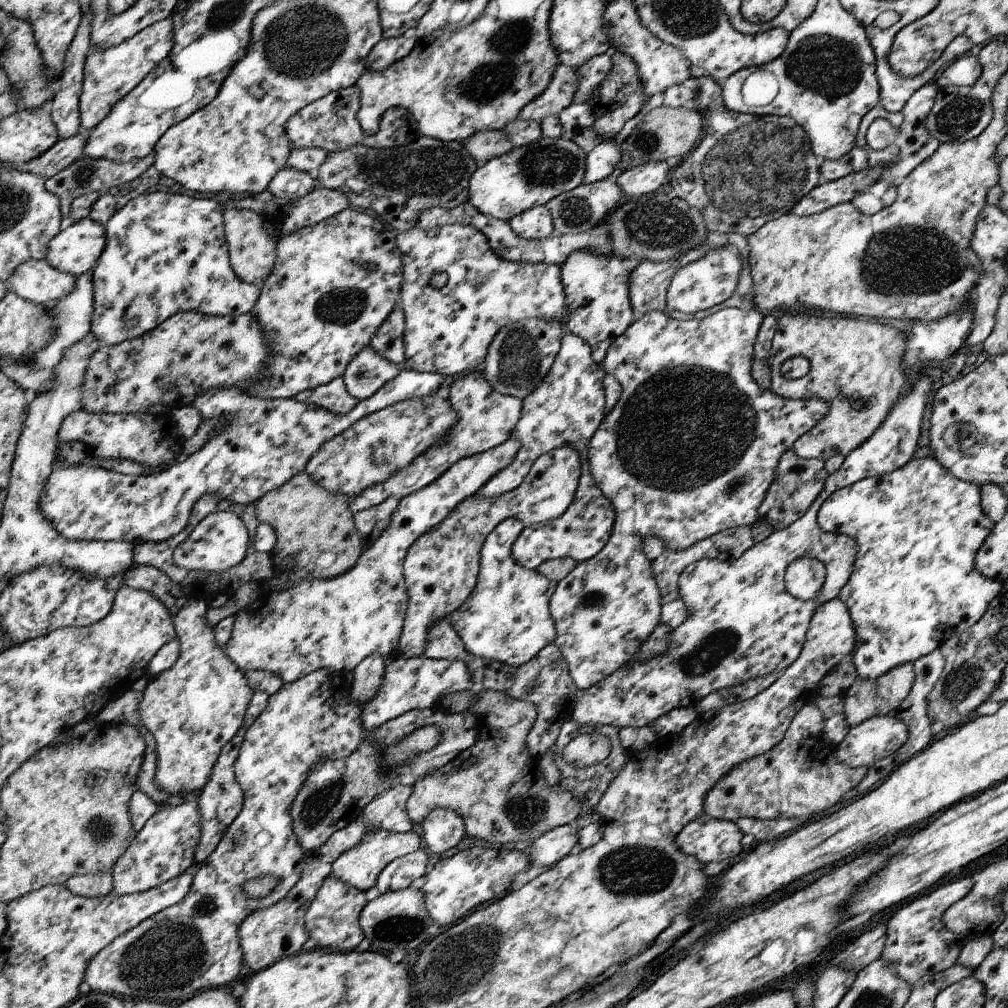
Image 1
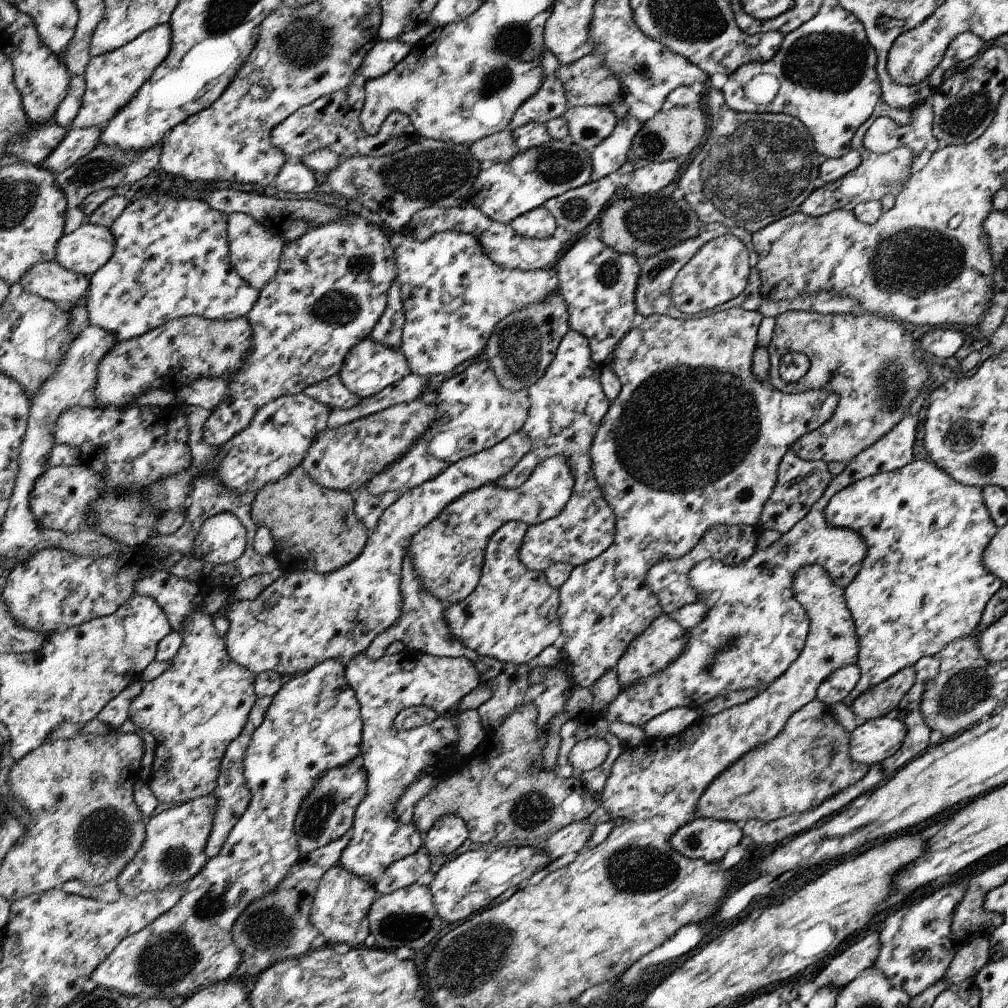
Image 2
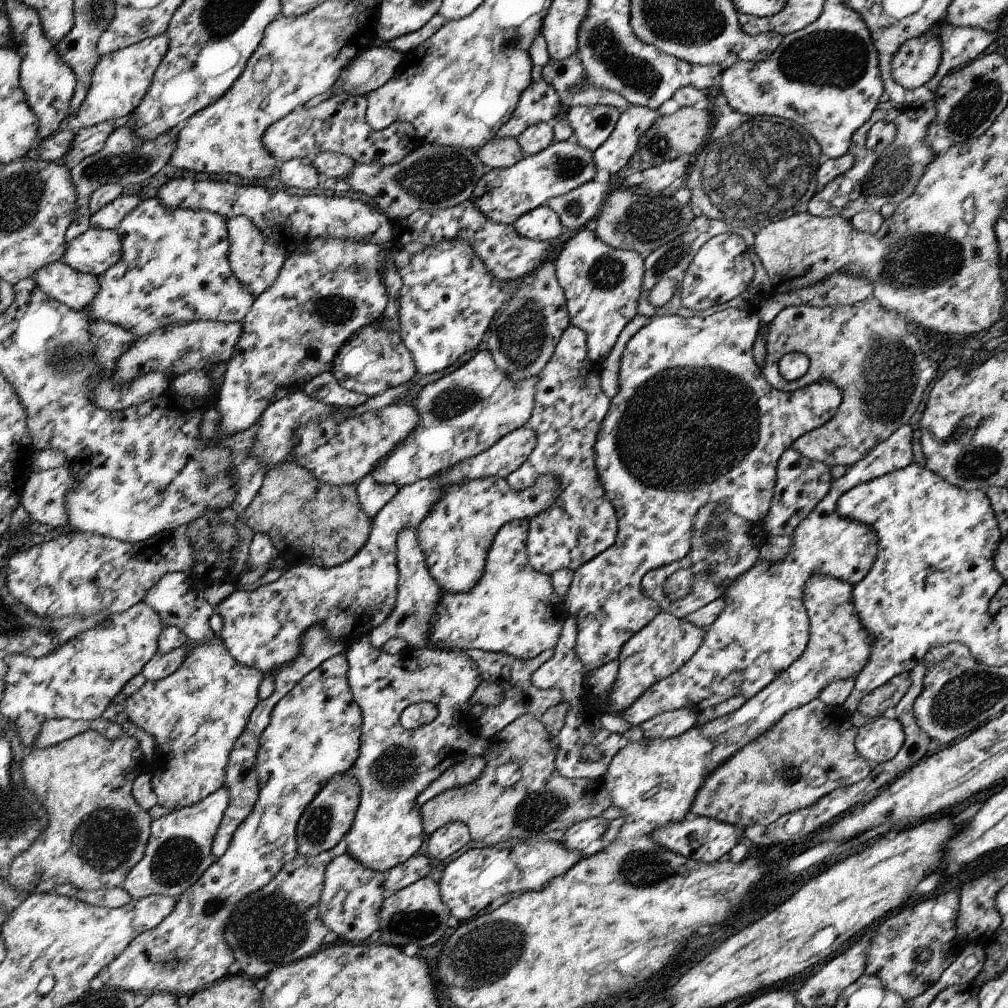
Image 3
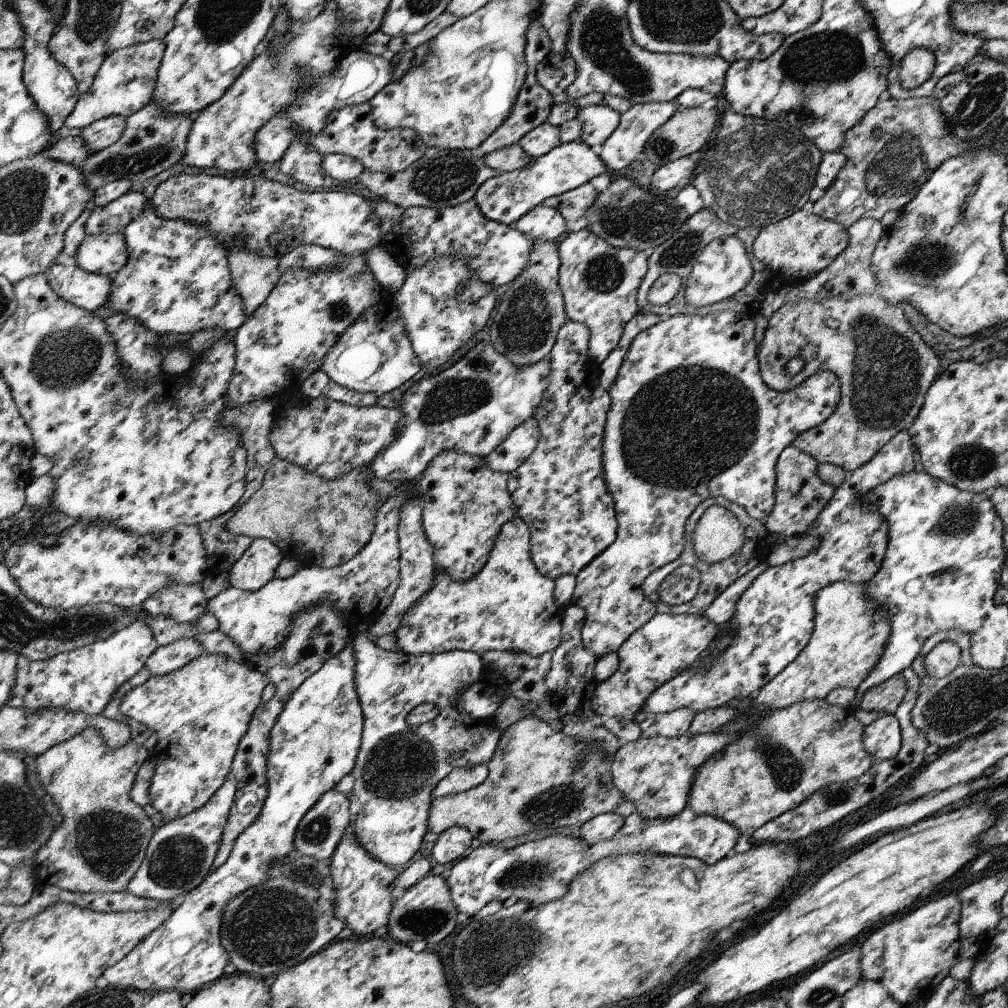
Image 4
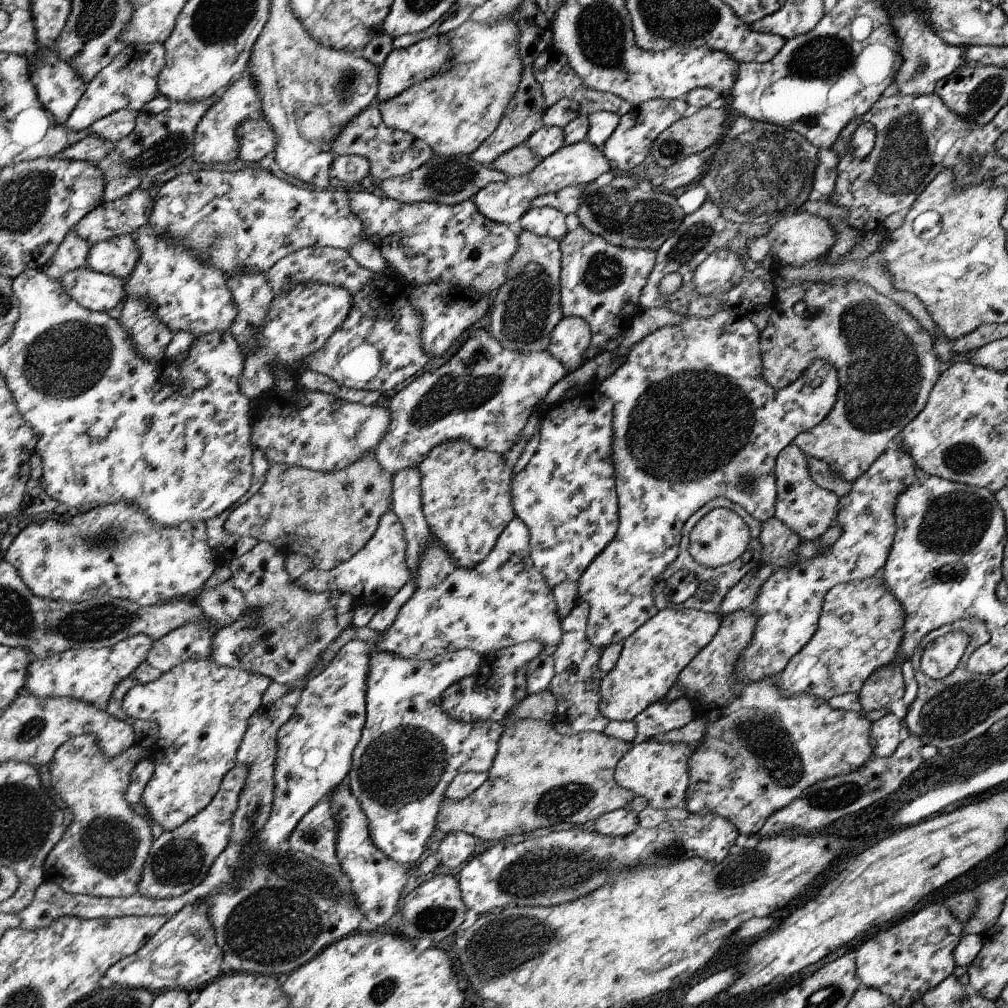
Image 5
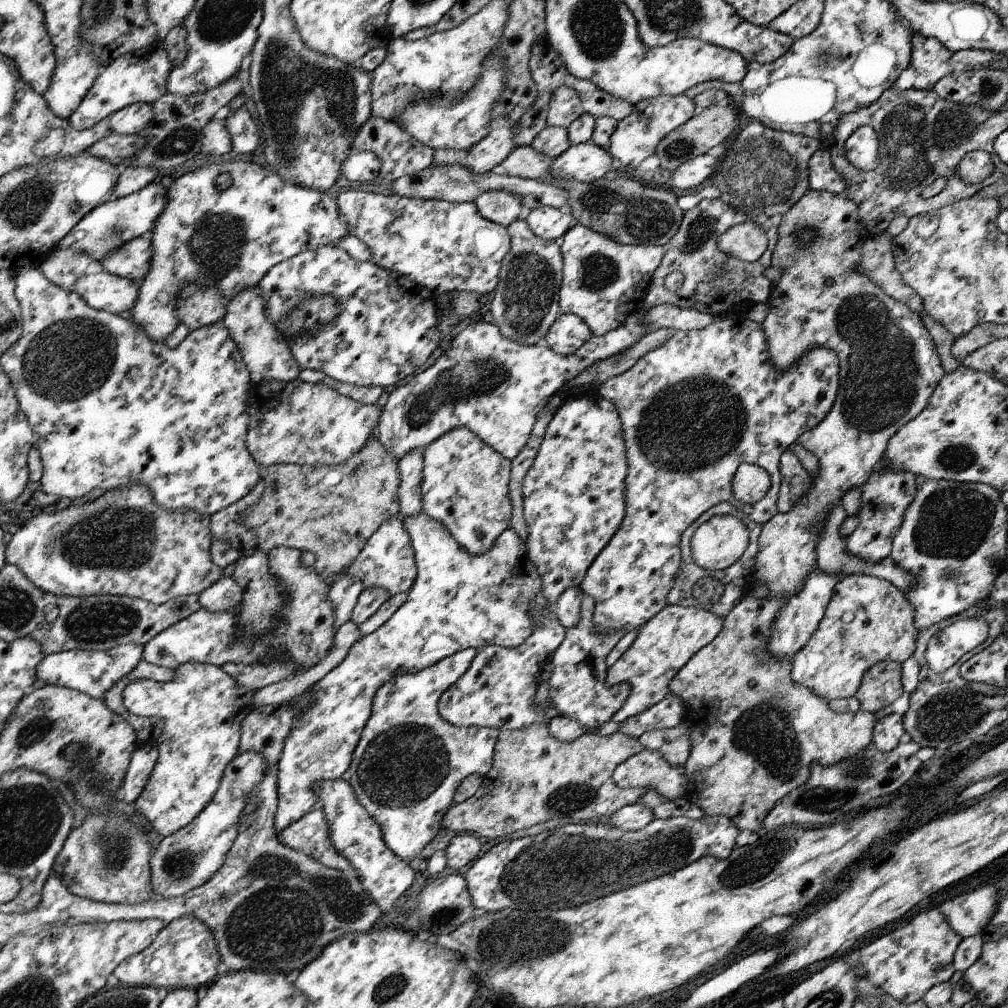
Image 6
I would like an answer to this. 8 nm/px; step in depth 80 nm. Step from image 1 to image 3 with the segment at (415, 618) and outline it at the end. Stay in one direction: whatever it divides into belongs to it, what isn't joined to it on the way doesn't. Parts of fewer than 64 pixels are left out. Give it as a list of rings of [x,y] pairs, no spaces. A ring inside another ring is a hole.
[[[542,475],[534,487],[515,491],[505,478],[495,476],[451,484],[445,488],[429,515],[417,526],[419,543],[427,558],[427,567],[442,592],[465,593],[480,580],[487,554],[497,532],[511,520],[528,519],[549,509],[561,495],[561,481],[554,475]]]

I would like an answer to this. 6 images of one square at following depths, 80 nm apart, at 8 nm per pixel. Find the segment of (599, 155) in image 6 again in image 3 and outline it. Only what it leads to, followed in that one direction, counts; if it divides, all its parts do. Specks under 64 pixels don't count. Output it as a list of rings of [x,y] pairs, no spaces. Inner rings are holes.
[[[576,140],[555,141],[546,150],[527,155],[507,169],[491,169],[477,184],[472,200],[487,217],[512,225],[536,207],[548,204],[554,197],[565,195],[594,179],[597,172],[594,153]]]

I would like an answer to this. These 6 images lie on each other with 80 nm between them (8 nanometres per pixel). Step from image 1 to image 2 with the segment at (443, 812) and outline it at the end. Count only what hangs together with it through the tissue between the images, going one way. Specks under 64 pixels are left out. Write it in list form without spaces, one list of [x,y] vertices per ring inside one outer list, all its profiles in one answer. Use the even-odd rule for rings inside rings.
[[[444,815],[424,834],[424,844],[428,854],[433,858],[448,856],[458,850],[468,838],[466,823],[456,815]]]

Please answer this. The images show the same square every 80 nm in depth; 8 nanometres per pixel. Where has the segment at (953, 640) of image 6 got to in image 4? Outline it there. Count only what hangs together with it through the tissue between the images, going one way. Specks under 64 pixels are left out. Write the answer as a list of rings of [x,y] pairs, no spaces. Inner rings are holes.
[[[948,639],[933,646],[923,658],[923,667],[932,678],[941,679],[948,676],[960,664],[960,658],[960,646]]]

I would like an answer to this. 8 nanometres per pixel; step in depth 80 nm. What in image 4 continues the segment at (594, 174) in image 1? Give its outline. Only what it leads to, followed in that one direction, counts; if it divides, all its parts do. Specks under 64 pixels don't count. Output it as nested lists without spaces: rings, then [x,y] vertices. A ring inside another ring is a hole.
[[[673,101],[633,104],[626,112],[623,112],[618,128],[598,149],[601,159],[605,161],[605,165],[609,168],[609,172],[613,176],[618,175],[618,170],[632,164],[636,160],[636,156],[648,146],[652,136],[668,123],[677,112],[676,104]]]

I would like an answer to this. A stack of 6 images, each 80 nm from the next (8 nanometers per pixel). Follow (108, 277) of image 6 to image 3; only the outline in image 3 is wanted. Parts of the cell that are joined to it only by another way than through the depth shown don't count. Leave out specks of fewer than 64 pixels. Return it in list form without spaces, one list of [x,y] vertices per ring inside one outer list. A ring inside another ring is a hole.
[[[64,262],[52,263],[48,267],[44,267],[36,276],[39,285],[56,300],[61,300],[64,304],[70,305],[72,308],[80,310],[88,310],[93,299],[99,291],[99,277],[95,274],[83,273],[76,270],[70,264]]]

